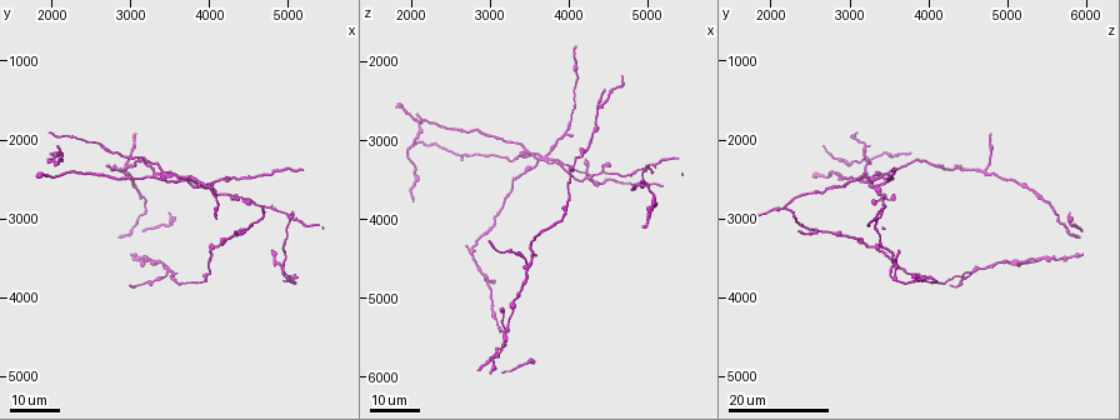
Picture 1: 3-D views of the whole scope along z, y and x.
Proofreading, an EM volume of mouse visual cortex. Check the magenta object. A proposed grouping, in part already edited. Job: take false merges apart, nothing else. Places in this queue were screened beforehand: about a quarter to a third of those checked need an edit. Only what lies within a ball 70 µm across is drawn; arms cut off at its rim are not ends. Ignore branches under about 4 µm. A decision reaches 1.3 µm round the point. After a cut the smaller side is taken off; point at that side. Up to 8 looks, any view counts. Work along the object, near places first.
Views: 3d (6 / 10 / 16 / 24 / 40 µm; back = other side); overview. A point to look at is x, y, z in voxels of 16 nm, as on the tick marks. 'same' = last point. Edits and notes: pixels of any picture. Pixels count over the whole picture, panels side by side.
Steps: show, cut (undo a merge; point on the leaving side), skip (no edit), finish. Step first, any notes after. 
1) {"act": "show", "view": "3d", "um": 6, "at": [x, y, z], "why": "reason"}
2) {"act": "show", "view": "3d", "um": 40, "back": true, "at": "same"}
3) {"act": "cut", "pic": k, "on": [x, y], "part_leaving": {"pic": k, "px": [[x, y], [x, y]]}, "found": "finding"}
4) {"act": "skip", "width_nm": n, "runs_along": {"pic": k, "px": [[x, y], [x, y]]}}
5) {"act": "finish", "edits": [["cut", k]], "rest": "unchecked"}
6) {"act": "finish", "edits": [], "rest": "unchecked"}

{"act": "show", "view": "3d", "um": 16, "at": [3500, 3700, 4600]}

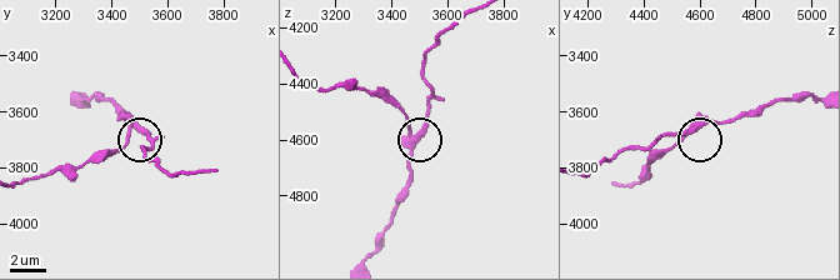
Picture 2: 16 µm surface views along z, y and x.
{"act": "show", "view": "3d", "um": 10, "at": [3490, 3660, 4580], "why": "zoom in"}

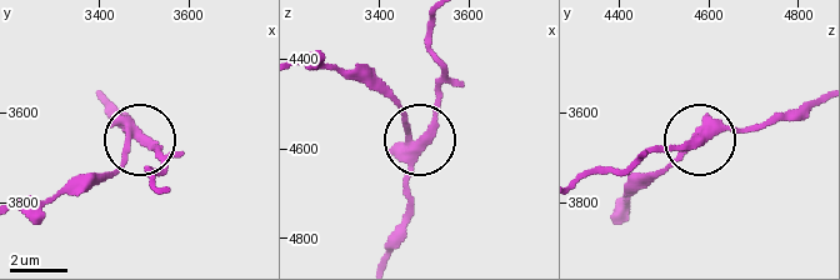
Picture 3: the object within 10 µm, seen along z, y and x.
{"act": "skip", "arms": 3, "found": "one neuron here"}

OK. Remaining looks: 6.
{"act": "show", "view": "3d", "um": 16, "at": [3250, 3550, 5350], "why": "two arms at a narrow angle"}

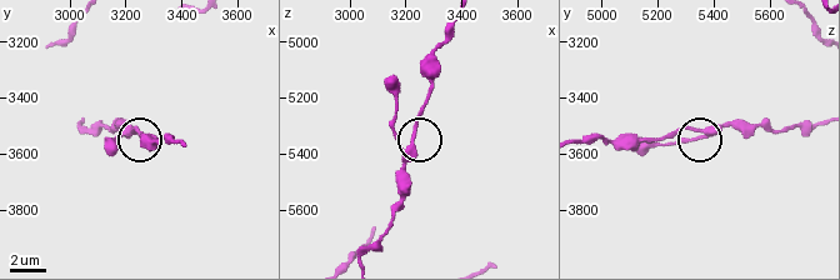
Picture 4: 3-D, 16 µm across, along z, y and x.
{"act": "show", "view": "3d", "um": 6, "at": [3210, 3530, 5390]}

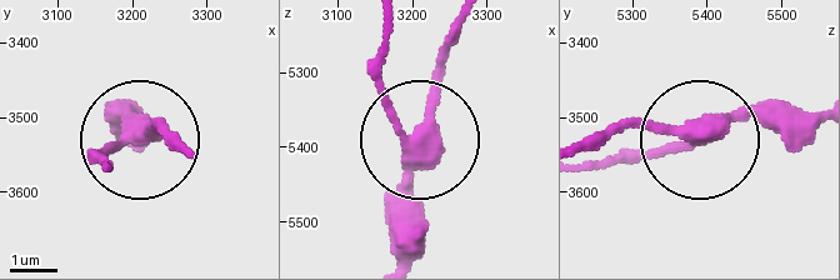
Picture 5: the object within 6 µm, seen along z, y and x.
{"act": "skip", "side_arm_um": 5, "found": "continuous, no second neuron"}

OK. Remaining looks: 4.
{"act": "show", "view": "3d", "um": 16, "at": [2950, 2400, 4700], "why": "arms part here"}

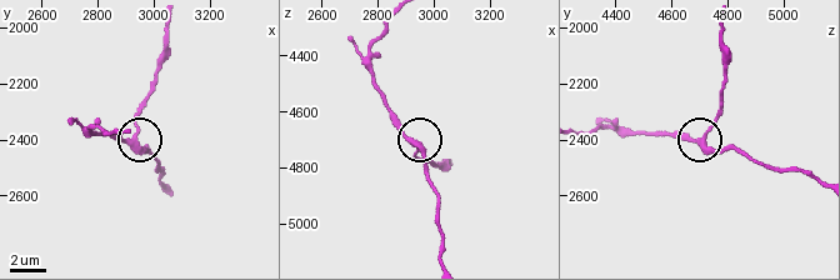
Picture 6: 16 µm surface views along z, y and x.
{"act": "show", "view": "3d", "um": 10, "at": [2930, 2410, 4720]}

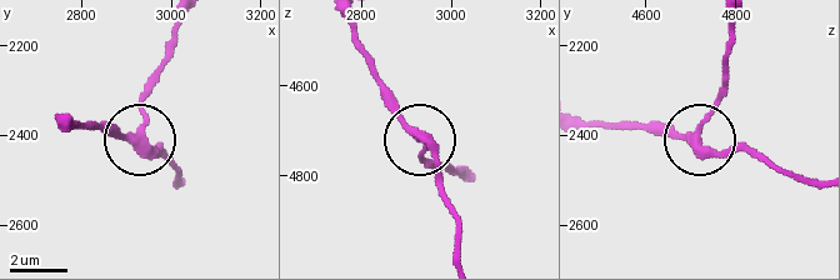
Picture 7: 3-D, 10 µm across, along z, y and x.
{"act": "skip", "arms": 3, "runs_along": {"pic": 7, "px": [[818, 186], [754, 156], [703, 144], [699, 130], [723, 81]]}, "found": "one neuron here"}

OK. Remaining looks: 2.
{"act": "show", "view": "3d", "um": 24, "at": [3650, 2450, 3250], "why": "looks like a crossing"}

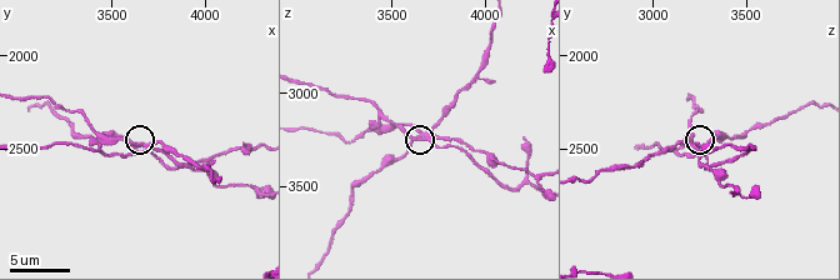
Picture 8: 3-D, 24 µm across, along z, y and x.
{"act": "show", "view": "3d", "um": 10, "at": [3680, 2480, 3220]}

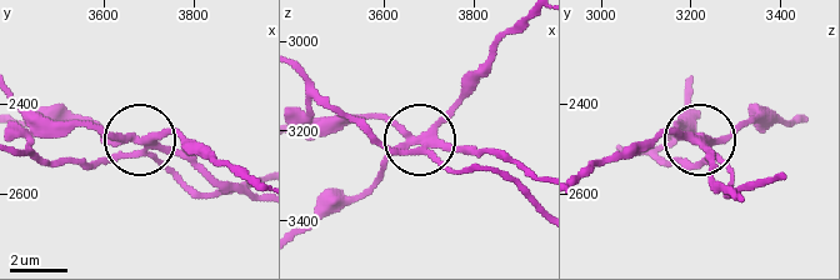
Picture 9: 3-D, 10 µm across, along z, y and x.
{"act": "cut", "pic": 9, "on": [101, 158], "part_leaving": {"pic": 9, "px": [[421, 141], [484, 149], [534, 173]]}, "found": "two neurons meet here"}

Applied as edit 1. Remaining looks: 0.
{"act": "finish", "edits": [["cut", 9]], "rest": "unchecked"}

